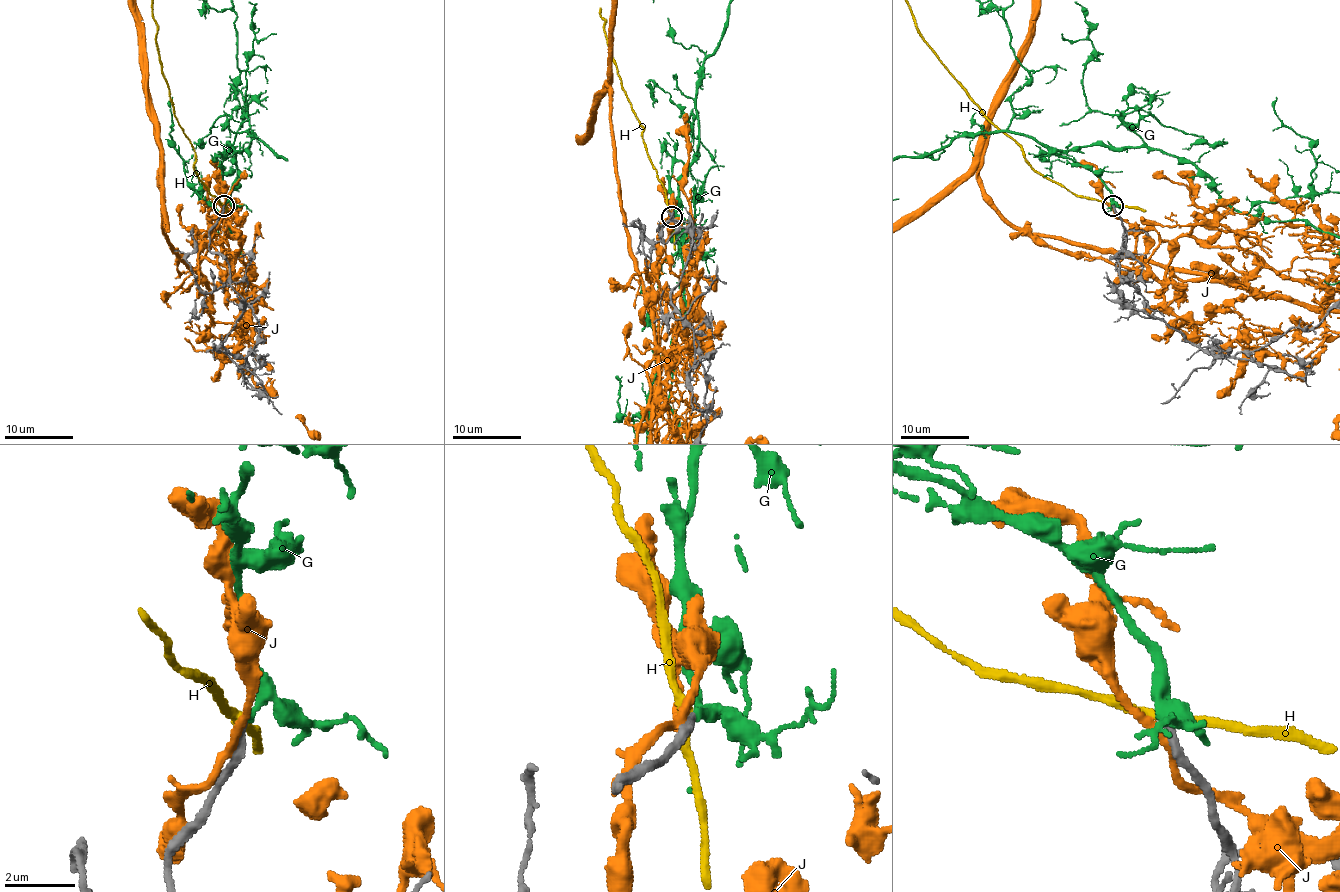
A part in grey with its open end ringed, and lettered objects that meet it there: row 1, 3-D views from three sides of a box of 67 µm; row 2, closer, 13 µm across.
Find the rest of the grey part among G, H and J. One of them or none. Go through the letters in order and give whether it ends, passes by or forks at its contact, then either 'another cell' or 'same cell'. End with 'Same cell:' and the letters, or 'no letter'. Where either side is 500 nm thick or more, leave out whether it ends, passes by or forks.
G: it passes by; same cell
H: it passes by; another cell
J: it passes by; another cell
Same cell: G

